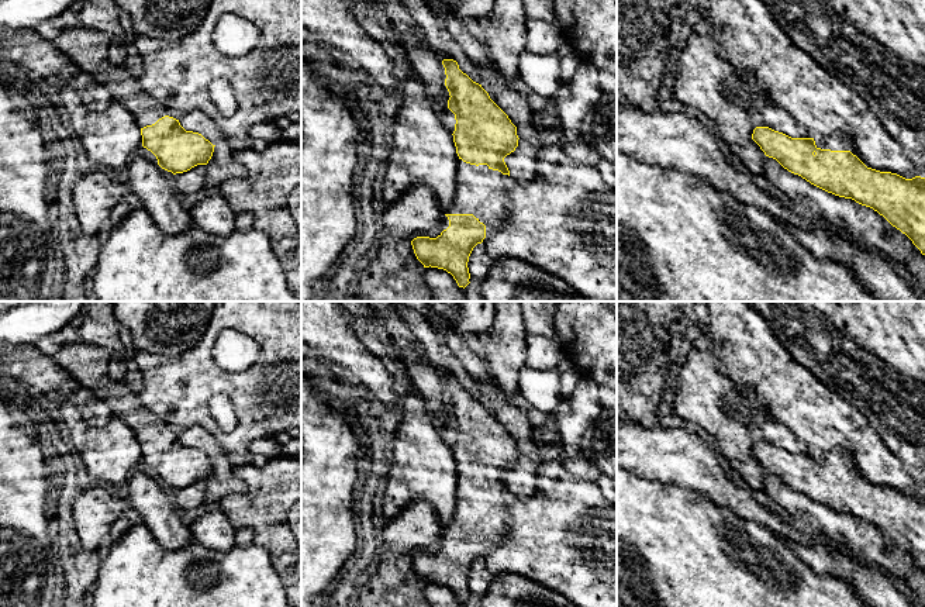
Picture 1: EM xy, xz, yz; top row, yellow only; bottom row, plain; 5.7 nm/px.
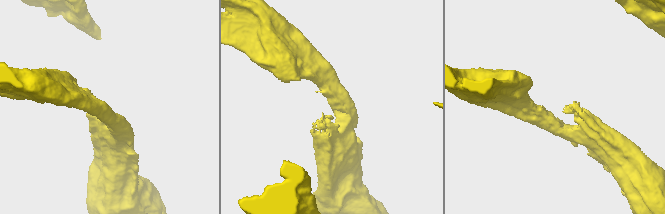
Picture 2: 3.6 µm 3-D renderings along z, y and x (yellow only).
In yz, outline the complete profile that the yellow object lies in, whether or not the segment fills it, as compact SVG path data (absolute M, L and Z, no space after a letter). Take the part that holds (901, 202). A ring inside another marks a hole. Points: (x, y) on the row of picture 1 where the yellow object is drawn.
M756 127L752 139L766 156L776 159L788 172L839 197L852 199L883 215L905 234L925 255L925 177L905 179L897 173L867 168L849 149L845 137L833 134L815 138L791 138L769 127Z

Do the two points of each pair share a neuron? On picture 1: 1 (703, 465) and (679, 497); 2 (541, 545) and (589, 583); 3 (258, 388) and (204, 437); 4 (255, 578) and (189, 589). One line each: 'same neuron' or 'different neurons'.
1: different neurons
2: same neuron
3: different neurons
4: same neuron

